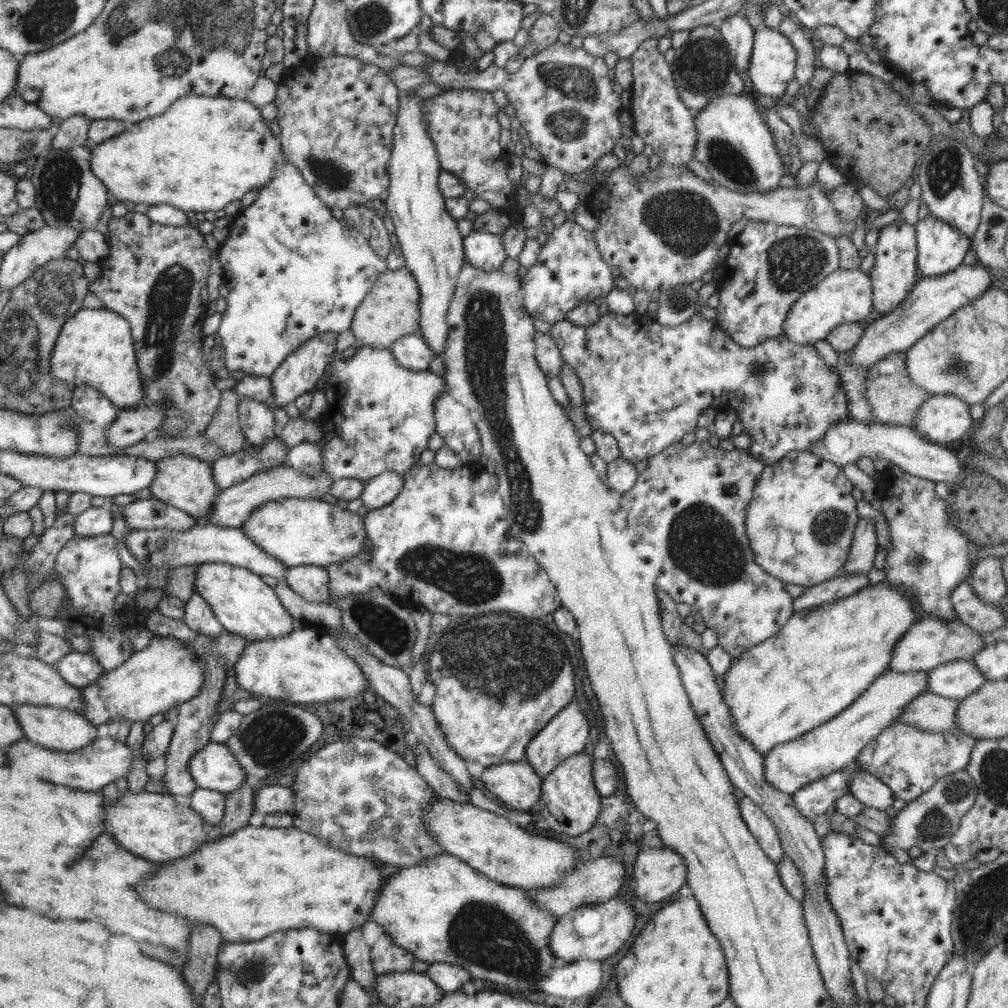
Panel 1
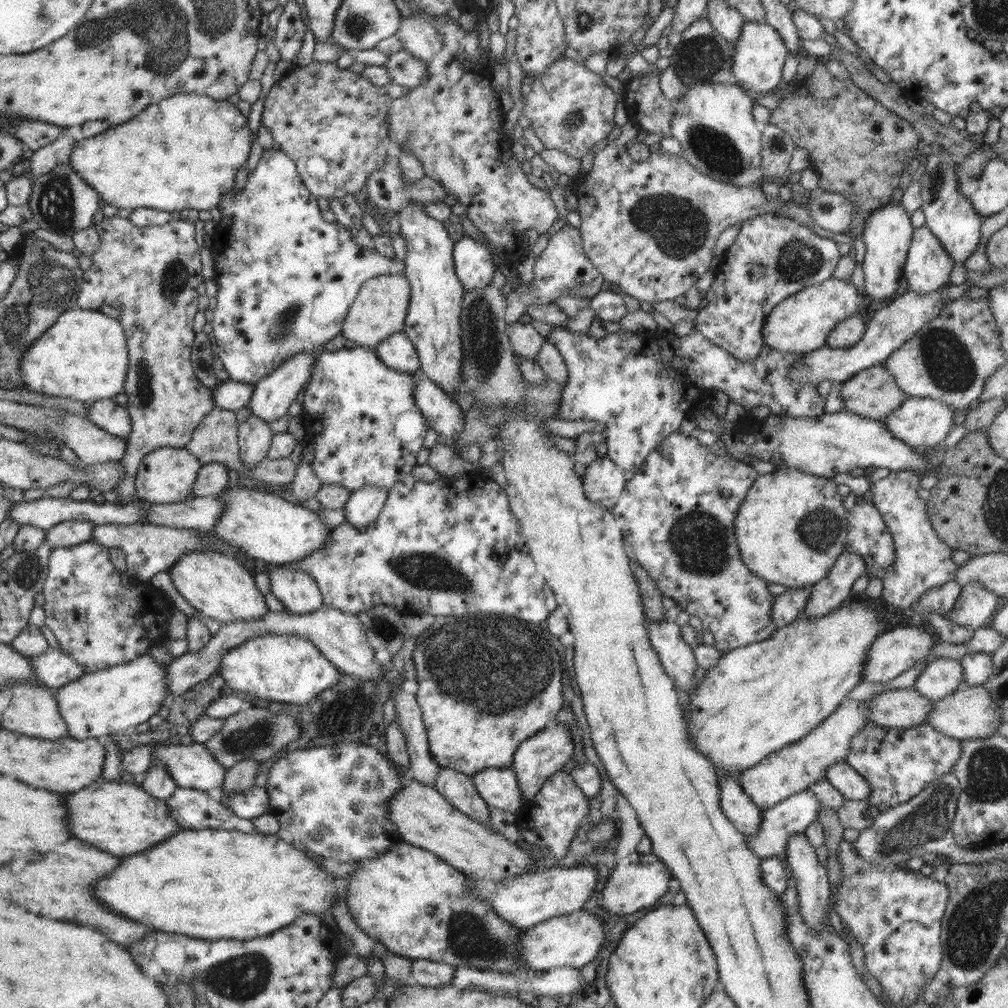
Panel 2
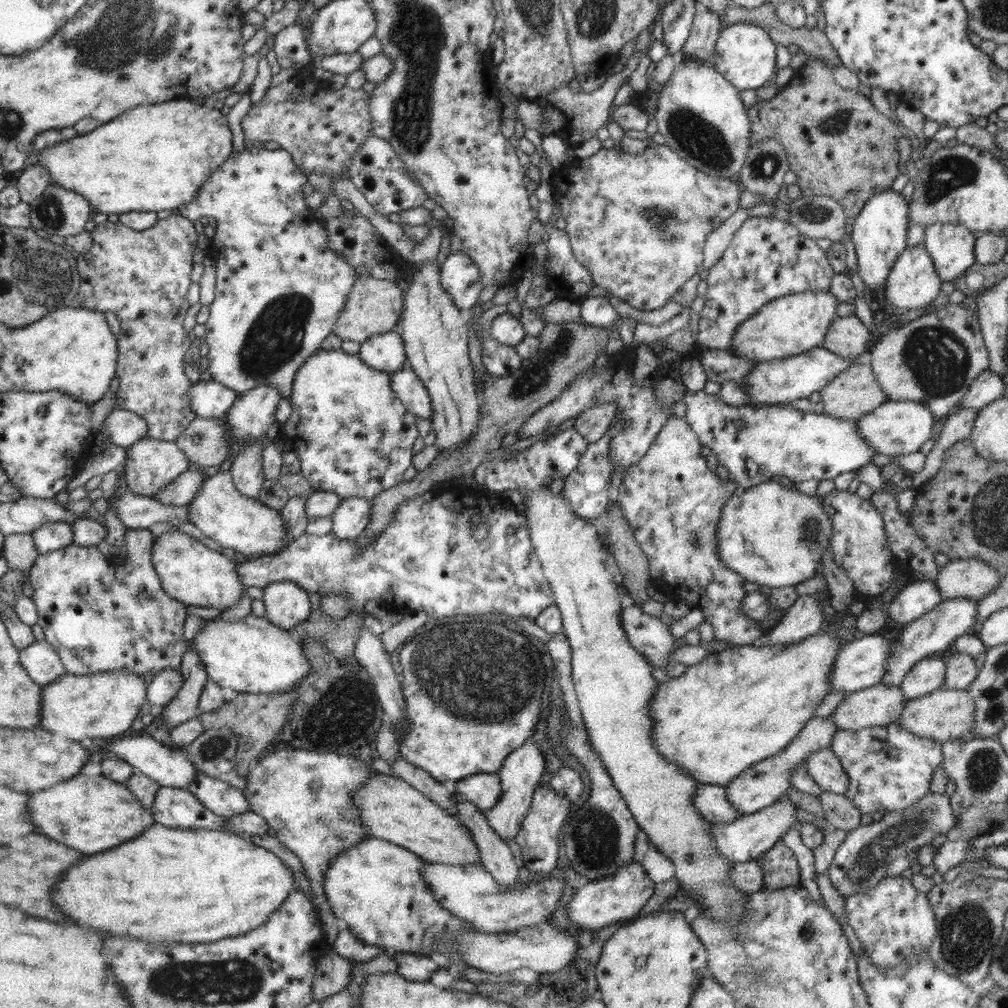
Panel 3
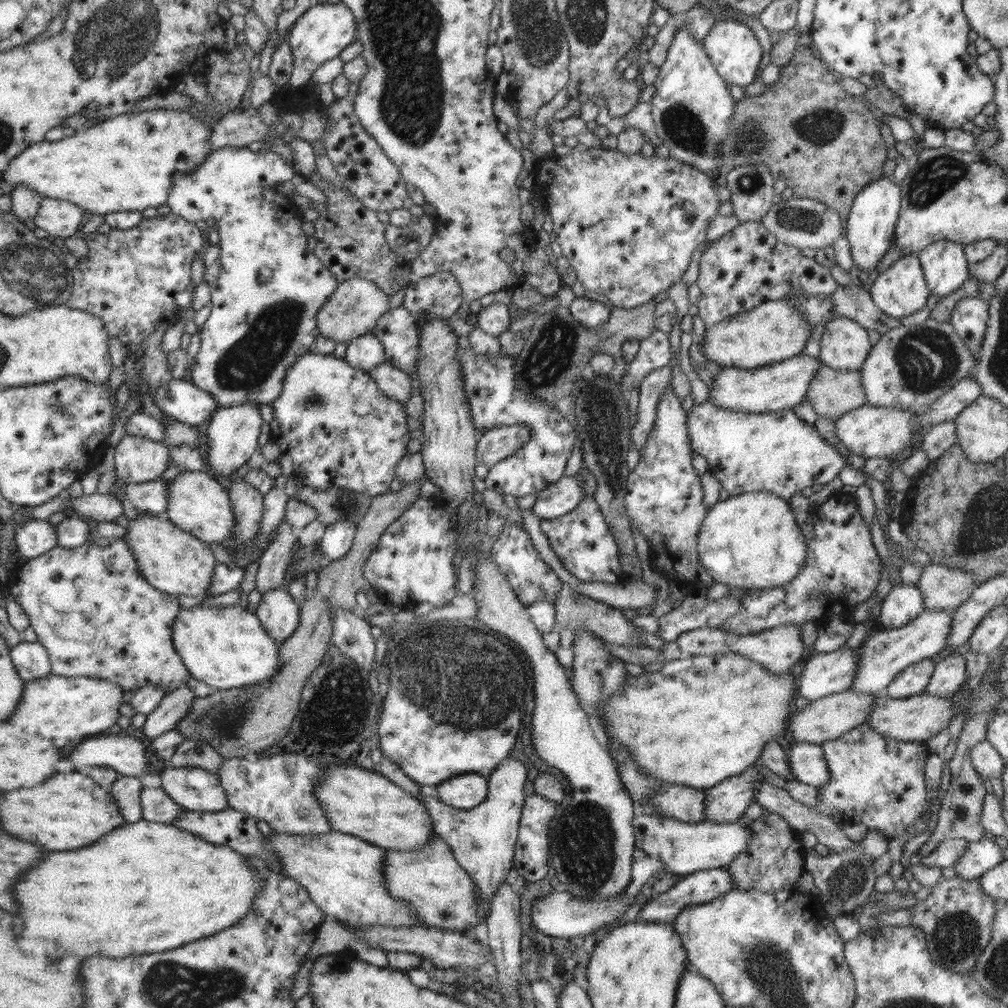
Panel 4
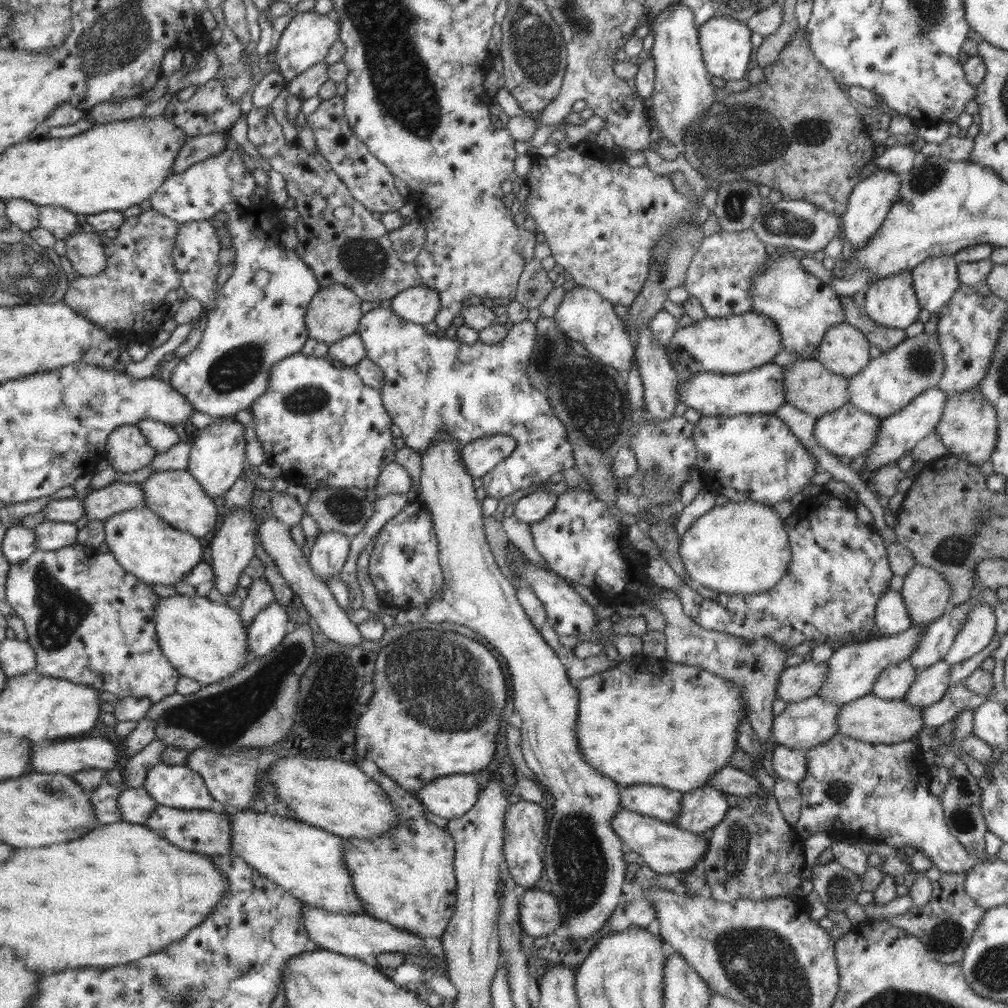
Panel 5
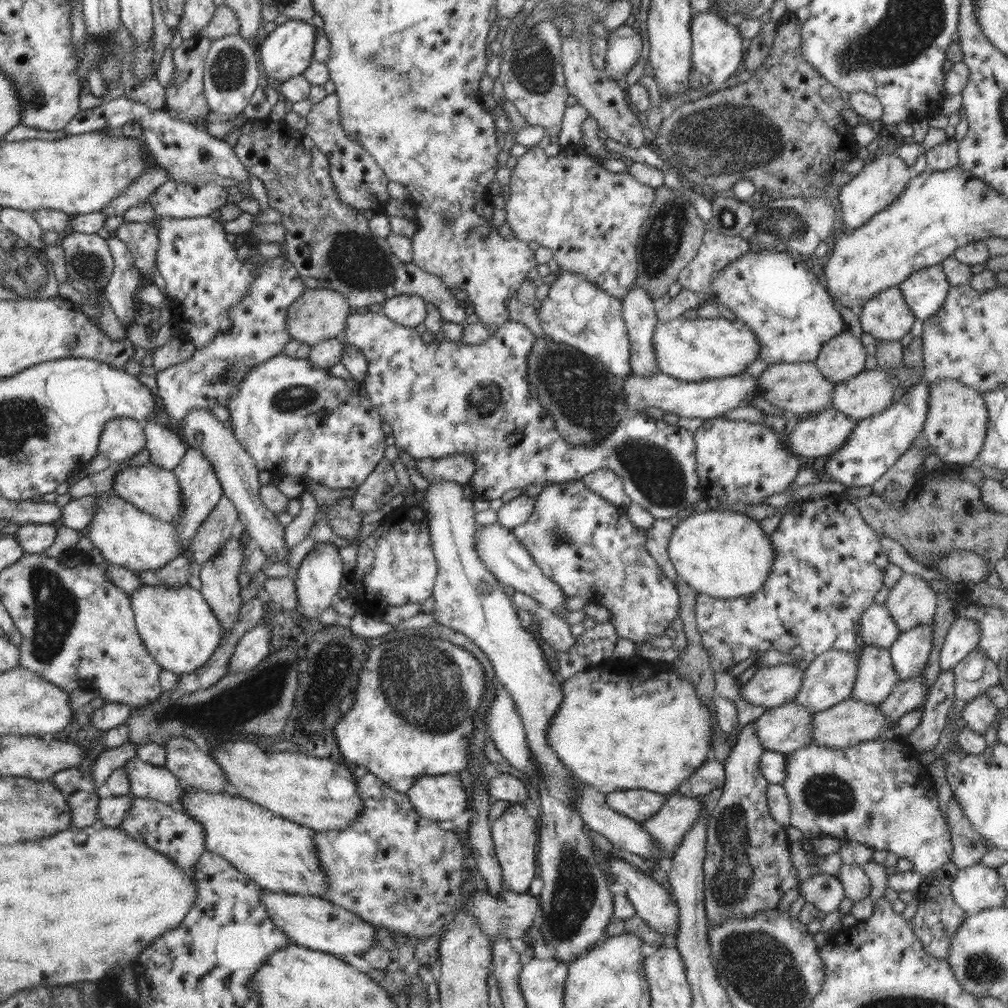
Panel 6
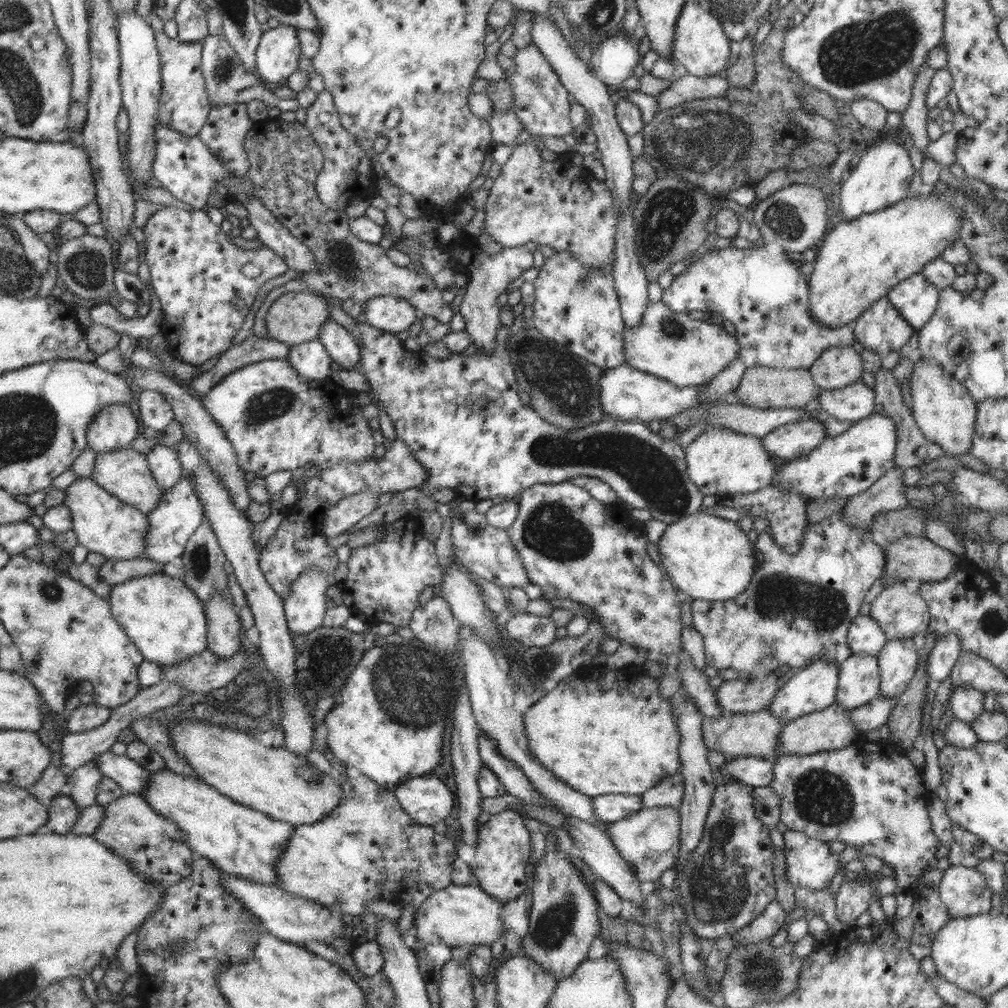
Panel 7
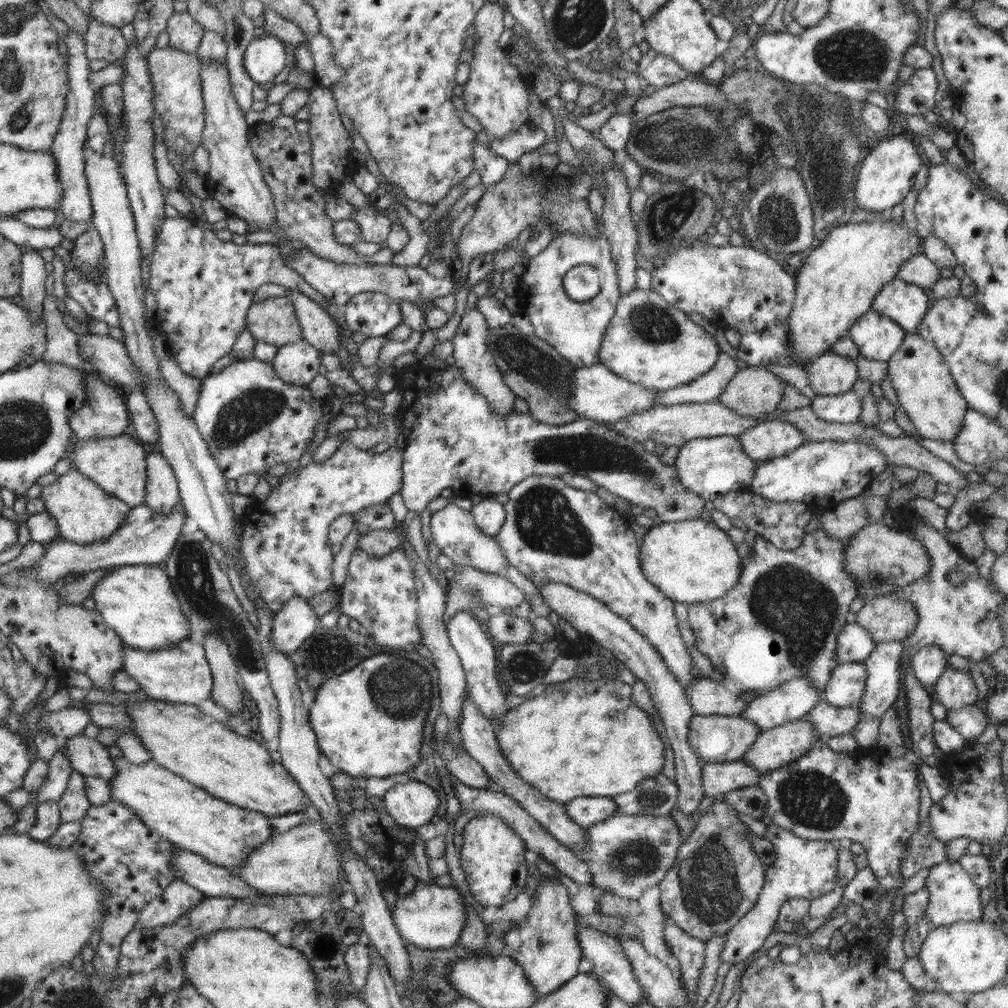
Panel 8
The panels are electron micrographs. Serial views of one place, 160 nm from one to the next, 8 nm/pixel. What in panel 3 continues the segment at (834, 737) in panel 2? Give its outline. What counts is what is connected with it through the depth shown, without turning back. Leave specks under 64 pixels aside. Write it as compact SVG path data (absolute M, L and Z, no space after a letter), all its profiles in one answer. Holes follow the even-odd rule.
M814 717L809 720L808 724L800 730L800 734L796 735L782 752L756 762L755 765L750 766L750 768L747 768L743 773L738 774L736 778L728 782L725 789L730 804L745 815L762 810L764 807L786 798L788 790L793 788L791 785L791 772L794 767L803 766L803 762L805 758L809 757L809 754L820 749L830 749L832 737L838 731L838 727L834 725L834 721L830 721L830 718Z

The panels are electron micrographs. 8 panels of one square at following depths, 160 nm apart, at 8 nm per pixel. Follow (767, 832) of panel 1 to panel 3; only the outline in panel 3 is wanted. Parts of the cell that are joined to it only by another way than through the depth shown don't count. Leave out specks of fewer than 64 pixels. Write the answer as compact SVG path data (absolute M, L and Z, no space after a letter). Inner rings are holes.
M700 783L693 798L693 805L701 816L712 824L729 823L744 815L730 804L725 787L716 784Z

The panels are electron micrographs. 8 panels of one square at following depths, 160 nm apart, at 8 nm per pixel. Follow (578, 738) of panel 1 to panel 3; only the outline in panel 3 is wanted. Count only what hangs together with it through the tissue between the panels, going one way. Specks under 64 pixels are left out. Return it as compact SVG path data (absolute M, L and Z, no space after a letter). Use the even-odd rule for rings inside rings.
M526 742L520 748L508 754L503 760L497 775L500 777L502 794L498 802L489 809L483 810L485 820L496 831L497 836L502 839L514 839L520 830L522 821L525 820L528 809L532 805L533 792L535 788L545 781L546 759L542 751L536 747L534 742Z

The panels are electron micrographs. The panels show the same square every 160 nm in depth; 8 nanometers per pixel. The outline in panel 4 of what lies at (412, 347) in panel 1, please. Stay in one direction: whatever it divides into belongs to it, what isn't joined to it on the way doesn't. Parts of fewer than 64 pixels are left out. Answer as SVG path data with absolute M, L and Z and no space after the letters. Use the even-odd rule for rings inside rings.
M368 333L347 342L346 355L343 359L350 366L369 371L383 362L383 346L374 335Z

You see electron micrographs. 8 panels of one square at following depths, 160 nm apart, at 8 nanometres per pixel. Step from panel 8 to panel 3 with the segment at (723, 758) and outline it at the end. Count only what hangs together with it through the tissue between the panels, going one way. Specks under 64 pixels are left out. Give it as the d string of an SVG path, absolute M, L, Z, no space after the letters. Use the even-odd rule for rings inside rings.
M878 683L870 688L847 693L829 718L838 730L856 731L870 726L897 723L904 710L904 696L899 685Z

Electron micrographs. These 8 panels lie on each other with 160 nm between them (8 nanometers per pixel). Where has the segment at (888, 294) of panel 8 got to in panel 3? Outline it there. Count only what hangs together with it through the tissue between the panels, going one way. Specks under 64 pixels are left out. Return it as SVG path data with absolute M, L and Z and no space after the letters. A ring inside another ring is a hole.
M959 222L927 226L923 242L941 282L960 278L975 263L976 238L976 233Z

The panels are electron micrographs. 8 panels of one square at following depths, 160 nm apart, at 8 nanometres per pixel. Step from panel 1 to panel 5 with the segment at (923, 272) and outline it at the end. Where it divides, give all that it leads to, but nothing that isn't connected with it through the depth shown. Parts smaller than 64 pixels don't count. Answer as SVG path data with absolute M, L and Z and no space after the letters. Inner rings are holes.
M911 270L872 280L866 290L865 312L877 324L905 330L918 319L921 307Z

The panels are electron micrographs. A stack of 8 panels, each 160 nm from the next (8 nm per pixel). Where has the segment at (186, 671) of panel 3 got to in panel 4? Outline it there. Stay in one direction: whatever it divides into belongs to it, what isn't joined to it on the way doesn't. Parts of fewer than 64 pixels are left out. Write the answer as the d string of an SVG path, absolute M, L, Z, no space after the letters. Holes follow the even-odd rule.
M187 682L170 694L165 694L157 707L147 714L146 722L142 726L145 738L154 740L163 733L175 729L176 724L188 716L191 702L195 698L196 696Z

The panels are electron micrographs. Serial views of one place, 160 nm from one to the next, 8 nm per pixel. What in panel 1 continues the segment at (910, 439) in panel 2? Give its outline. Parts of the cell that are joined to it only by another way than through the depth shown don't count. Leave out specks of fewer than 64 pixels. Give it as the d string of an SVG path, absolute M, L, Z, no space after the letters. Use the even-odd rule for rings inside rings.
M930 395L917 410L913 420L913 429L930 442L946 444L954 440L965 439L966 433L976 422L972 420L969 405L954 395Z

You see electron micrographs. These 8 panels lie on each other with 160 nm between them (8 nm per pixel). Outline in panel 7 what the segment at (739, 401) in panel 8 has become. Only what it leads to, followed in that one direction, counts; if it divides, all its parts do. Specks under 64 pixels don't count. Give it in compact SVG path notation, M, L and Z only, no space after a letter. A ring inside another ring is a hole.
M756 366L743 372L742 382L736 391L742 405L762 409L804 408L822 389L816 385L809 369L779 369Z

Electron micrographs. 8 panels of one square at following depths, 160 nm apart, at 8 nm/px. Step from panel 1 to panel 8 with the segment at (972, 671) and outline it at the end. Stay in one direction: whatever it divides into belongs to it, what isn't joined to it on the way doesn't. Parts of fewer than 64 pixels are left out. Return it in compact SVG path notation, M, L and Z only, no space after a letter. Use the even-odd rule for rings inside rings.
M863 662L840 663L831 674L822 698L831 705L852 707L861 701L866 684L866 667Z

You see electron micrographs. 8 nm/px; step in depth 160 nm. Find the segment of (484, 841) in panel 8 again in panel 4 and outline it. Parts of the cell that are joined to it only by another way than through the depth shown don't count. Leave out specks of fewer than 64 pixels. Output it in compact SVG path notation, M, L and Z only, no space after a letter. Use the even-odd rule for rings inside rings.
M539 794L526 796L522 805L520 828L515 842L513 868L527 883L538 882L548 872L548 824L556 814L557 802L548 800Z

